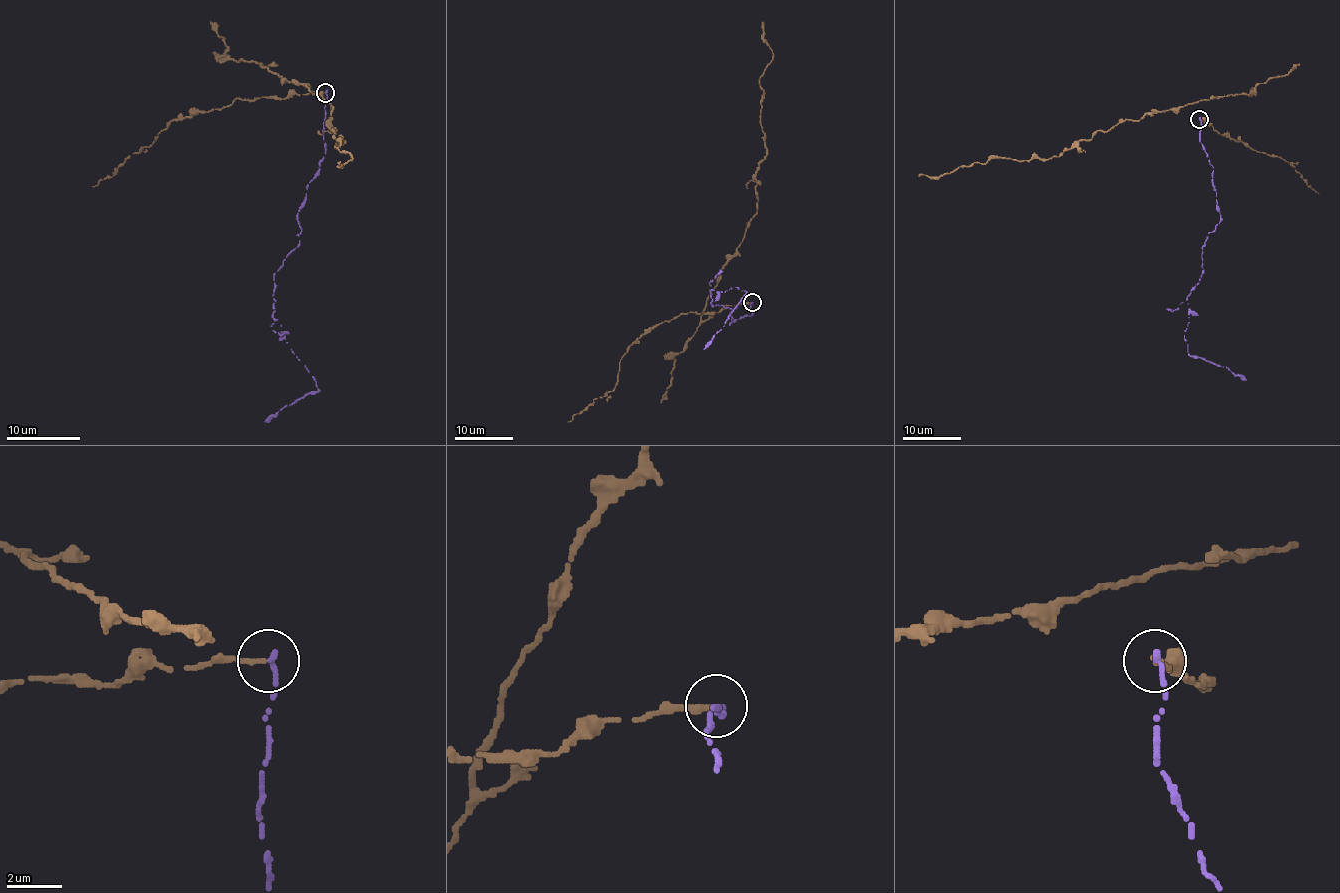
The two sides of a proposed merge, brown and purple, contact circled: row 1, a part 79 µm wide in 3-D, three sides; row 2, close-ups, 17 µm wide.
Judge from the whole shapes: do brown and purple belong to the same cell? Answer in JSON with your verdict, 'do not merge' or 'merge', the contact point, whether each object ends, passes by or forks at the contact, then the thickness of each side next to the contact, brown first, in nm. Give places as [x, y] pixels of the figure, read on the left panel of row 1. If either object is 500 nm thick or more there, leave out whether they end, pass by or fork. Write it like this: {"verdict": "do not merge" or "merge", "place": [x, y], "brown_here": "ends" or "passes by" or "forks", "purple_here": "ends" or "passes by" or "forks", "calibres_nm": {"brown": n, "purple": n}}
{"verdict": "do not merge", "place": [325, 92], "brown_here": "ends", "purple_here": "ends", "calibres_nm": {"brown": 240, "purple": 240}}

